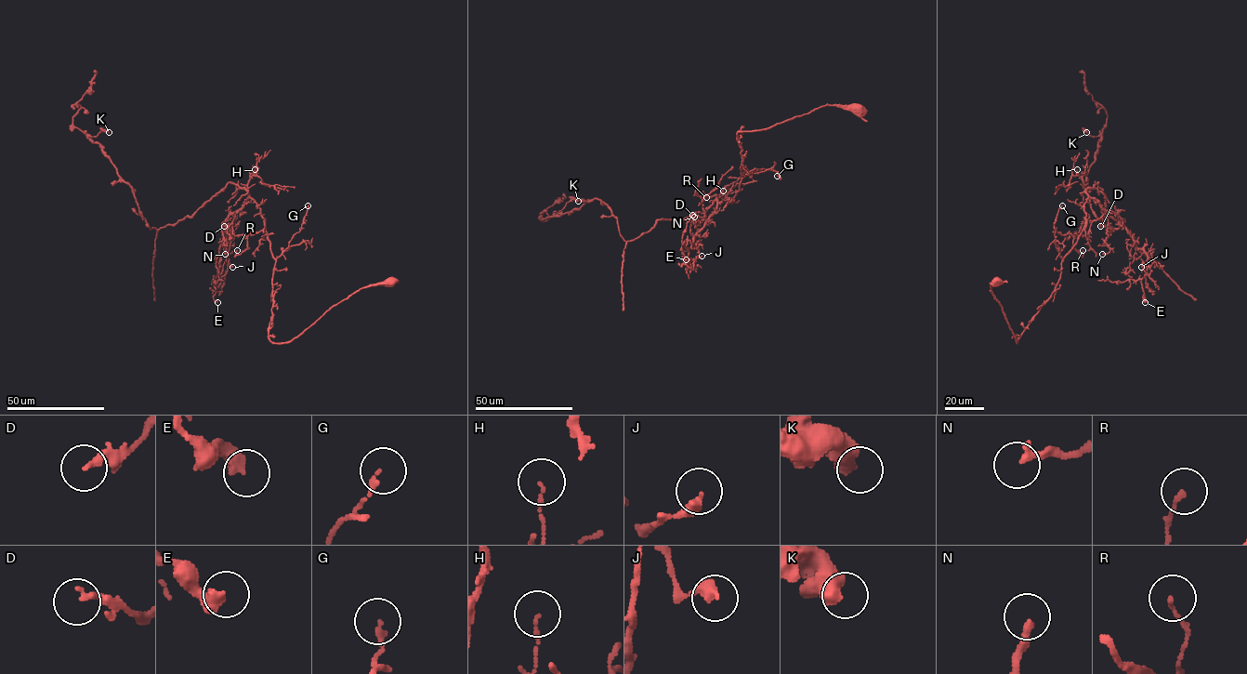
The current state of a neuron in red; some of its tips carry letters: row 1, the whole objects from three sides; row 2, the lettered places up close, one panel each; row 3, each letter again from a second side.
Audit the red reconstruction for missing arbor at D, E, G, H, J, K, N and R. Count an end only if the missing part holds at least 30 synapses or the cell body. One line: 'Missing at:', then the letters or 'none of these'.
Missing at: none of these

